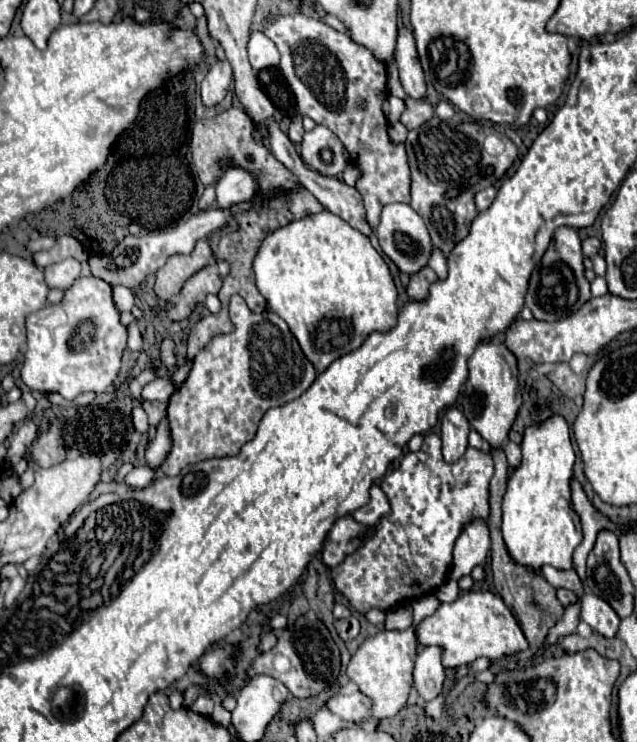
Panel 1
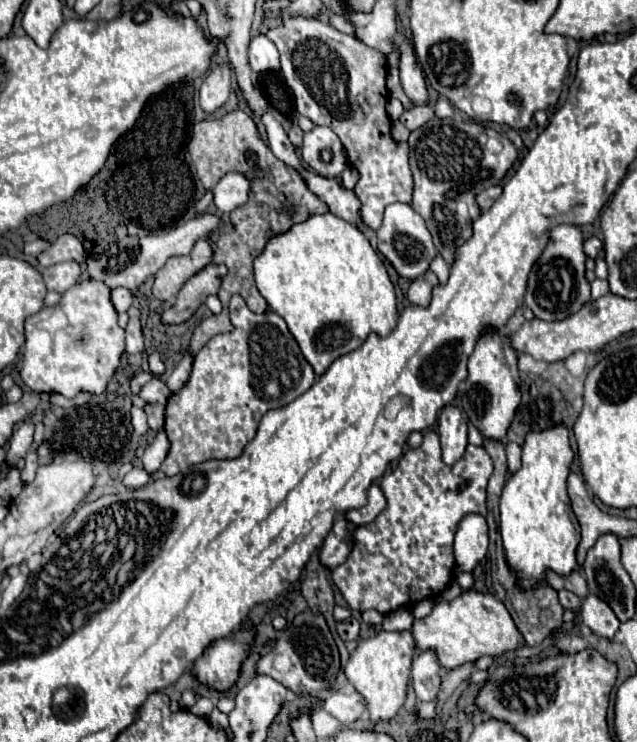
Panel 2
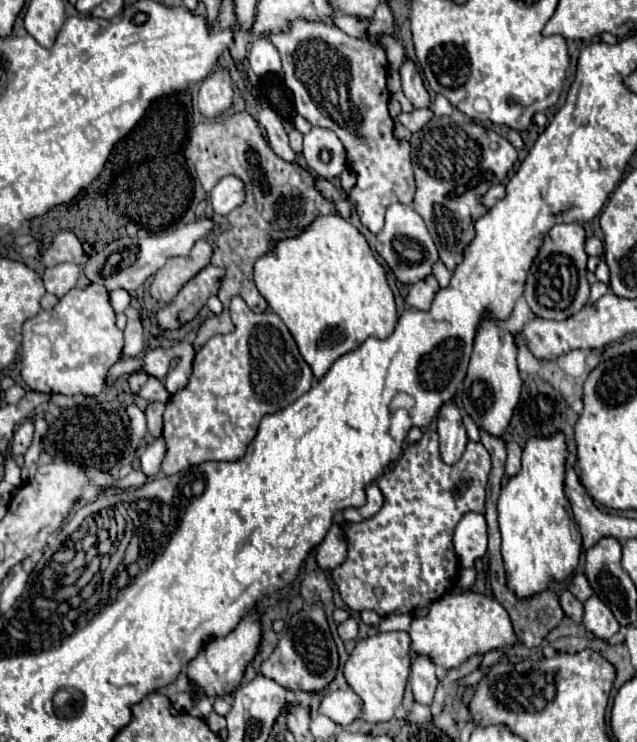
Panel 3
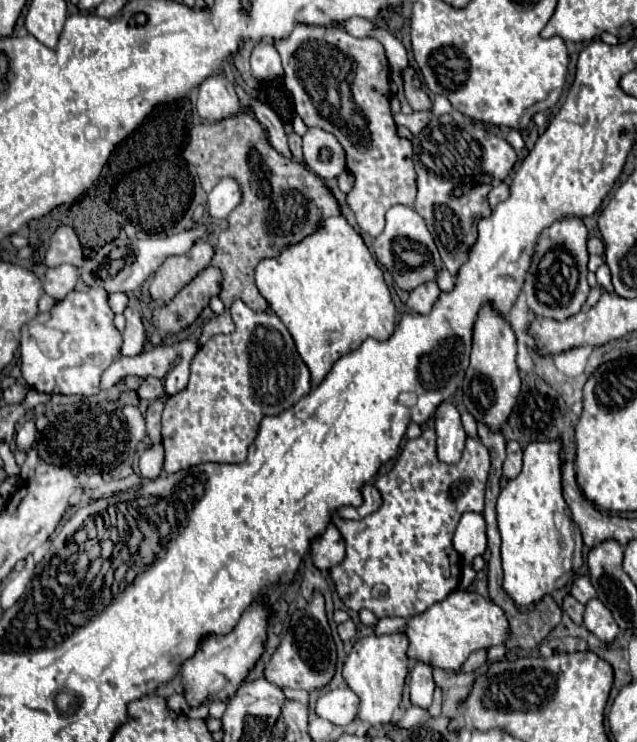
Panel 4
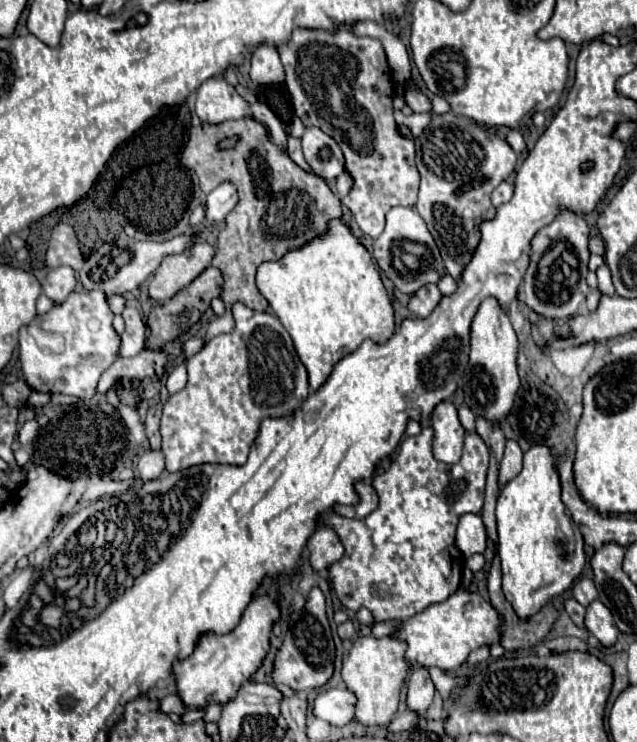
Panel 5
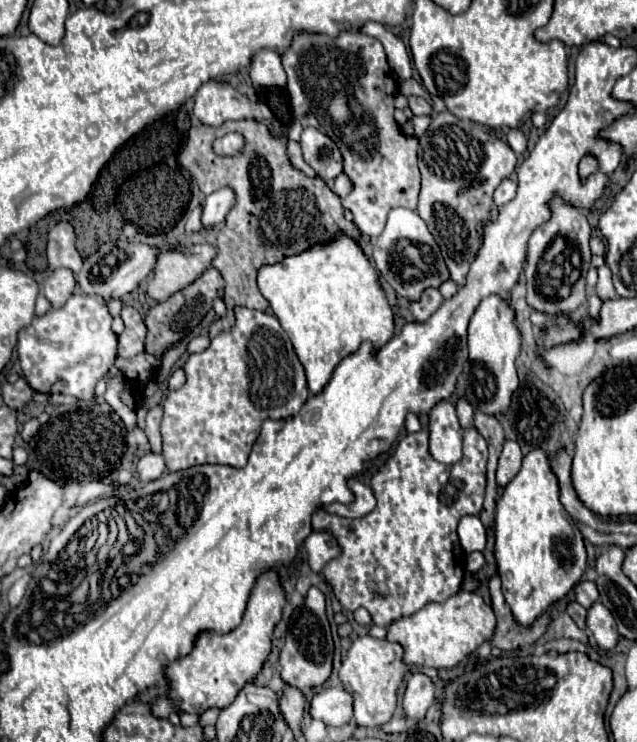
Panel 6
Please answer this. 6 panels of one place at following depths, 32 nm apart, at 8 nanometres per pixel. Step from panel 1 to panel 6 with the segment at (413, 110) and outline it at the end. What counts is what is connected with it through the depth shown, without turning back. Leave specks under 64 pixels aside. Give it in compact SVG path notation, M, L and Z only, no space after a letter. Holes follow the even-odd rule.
M414 116L414 118L404 118L404 120L398 120L400 124L404 124L404 122L412 122L412 126L414 126L414 136L422 136L422 132L426 132L426 128L428 128L428 124L430 124L430 116Z

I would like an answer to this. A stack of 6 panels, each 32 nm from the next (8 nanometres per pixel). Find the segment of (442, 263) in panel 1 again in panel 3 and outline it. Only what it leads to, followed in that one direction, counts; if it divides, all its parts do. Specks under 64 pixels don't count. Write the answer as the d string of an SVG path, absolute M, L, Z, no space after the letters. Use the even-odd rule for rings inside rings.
M438 260L438 262L432 266L432 274L438 278L438 282L440 282L442 288L450 282L450 270L442 264L442 260Z

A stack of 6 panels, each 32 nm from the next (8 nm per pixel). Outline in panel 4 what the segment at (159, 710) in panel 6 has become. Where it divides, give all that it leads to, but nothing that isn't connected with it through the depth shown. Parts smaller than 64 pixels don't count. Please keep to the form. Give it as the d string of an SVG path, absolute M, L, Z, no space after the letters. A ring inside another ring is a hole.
M178 694L178 696L168 698L168 708L174 710L176 714L186 714L190 710L190 704L186 702L186 696L184 694Z

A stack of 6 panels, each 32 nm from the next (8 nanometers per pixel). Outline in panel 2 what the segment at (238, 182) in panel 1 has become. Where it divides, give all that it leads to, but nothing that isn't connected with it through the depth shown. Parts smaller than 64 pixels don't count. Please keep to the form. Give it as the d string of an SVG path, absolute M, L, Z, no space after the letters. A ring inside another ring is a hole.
M228 172L214 186L214 204L216 210L222 214L228 214L234 208L246 204L248 196L250 196L250 180L240 172Z

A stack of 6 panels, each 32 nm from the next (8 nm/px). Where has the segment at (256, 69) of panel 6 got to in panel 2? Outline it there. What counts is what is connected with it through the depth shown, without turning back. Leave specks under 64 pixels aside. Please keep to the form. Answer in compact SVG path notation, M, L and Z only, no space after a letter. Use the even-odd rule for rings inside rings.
M256 34L250 40L248 46L248 58L250 66L254 72L264 72L264 70L278 70L280 60L278 60L278 50L272 40L268 40L264 34Z

